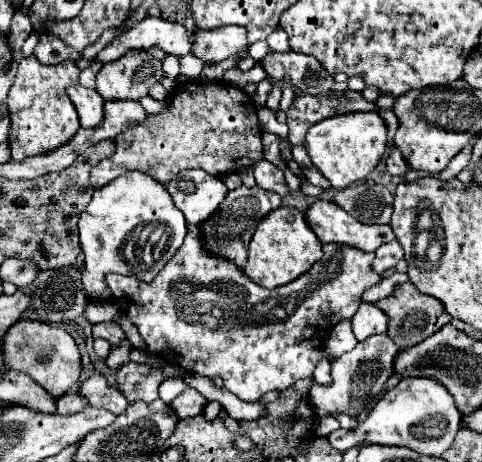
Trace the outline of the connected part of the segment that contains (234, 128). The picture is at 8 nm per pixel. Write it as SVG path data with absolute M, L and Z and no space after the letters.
M225 82L177 84L169 108L163 114L151 114L143 124L121 132L115 142L115 154L101 160L91 172L93 188L103 188L129 170L147 172L157 182L167 184L187 168L203 168L213 176L223 176L243 166L253 166L263 158L261 126L255 106L241 88Z

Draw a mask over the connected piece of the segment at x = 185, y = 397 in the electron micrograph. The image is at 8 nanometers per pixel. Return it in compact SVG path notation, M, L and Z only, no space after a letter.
M187 388L171 402L171 408L173 408L175 416L179 416L179 420L185 420L185 418L201 414L205 402L207 400L195 388Z

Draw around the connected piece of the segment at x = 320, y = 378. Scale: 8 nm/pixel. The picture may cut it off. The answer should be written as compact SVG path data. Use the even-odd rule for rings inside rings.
M321 360L321 364L317 364L315 374L313 374L315 382L319 382L319 384L331 384L331 374L329 374L329 370L331 370L329 360Z

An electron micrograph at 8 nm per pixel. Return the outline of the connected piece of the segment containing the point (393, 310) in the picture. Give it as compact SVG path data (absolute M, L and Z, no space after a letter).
M411 282L403 284L401 288L395 288L391 296L379 300L377 308L381 308L387 314L387 318L389 318L387 336L397 344L399 350L405 350L405 348L409 348L413 344L419 344L421 340L429 338L431 334L435 334L439 328L443 328L451 320L437 298L421 294Z

